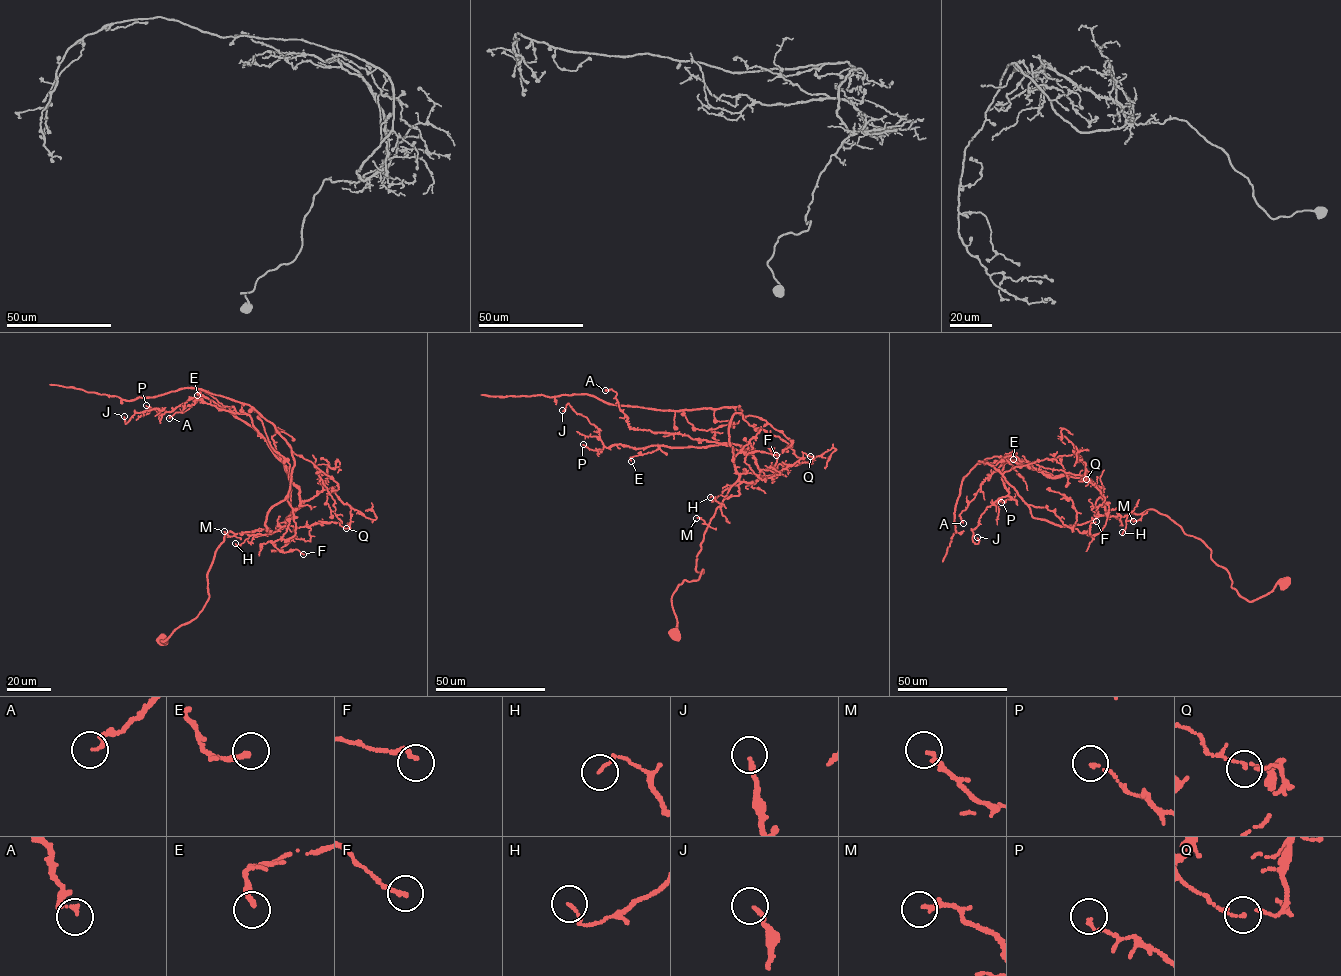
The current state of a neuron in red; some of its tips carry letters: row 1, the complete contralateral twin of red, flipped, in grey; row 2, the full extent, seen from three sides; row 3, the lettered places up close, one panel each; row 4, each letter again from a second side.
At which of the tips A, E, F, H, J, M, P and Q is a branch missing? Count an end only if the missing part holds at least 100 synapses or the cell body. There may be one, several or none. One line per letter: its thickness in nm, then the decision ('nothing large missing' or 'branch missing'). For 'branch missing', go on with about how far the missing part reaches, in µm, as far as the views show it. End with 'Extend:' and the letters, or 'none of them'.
A: 130 nm thick; nothing large missing
E: 220 nm thick; nothing large missing
F: 170 nm thick; nothing large missing
H: 100 nm thick; nothing large missing
J: 150 nm thick; nothing large missing
M: 200 nm thick; nothing large missing
P: 110 nm thick; nothing large missing
Q: 100 nm thick; nothing large missing
Extend: none of them

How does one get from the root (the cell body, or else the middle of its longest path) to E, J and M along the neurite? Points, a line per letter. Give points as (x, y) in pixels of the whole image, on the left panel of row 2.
E: (162, 640), (208, 600), (208, 572), (226, 533), (272, 534), (300, 502), (267, 442), (216, 398), (197, 395)
J: (162, 640), (208, 600), (226, 533), (280, 530), (300, 490), (251, 426), (207, 398), (124, 416)
M: (162, 640), (193, 620), (208, 600), (207, 577), (215, 551), (229, 531), (234, 534), (224, 531)

